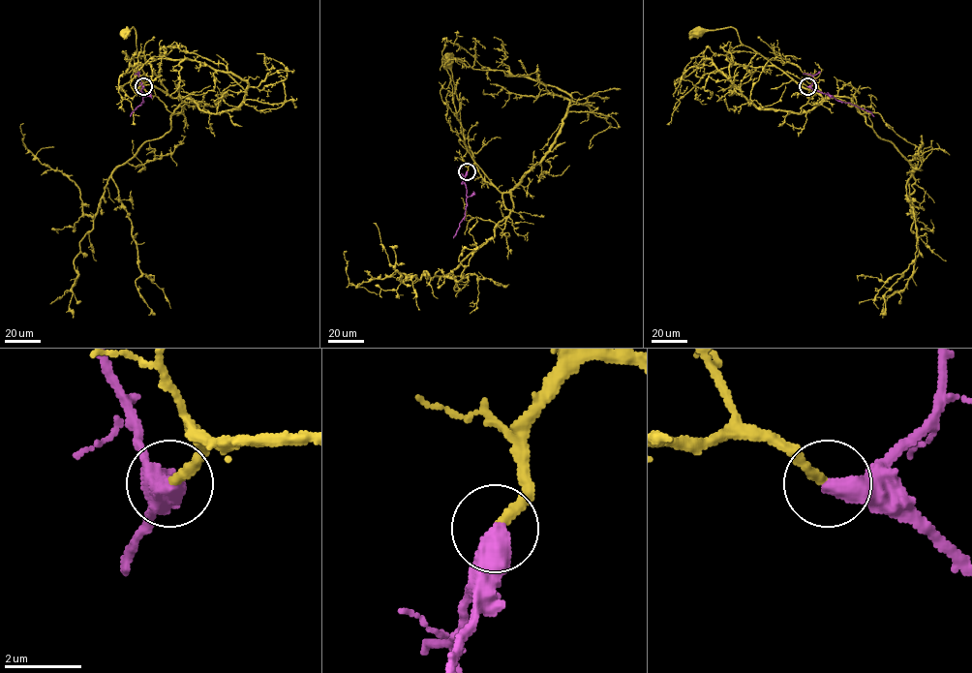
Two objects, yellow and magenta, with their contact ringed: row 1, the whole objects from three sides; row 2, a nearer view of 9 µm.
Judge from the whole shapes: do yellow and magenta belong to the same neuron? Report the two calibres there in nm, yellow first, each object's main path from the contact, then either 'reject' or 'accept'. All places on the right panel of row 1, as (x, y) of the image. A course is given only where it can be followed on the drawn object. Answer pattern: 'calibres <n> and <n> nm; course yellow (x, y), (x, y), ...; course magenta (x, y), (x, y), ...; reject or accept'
calibres 260 and 550 nm; course yellow (807, 86), (798, 84), (744, 45), (732, 27), (699, 30), (695, 33); course magenta (807, 86), (863, 108), (873, 116); accept

